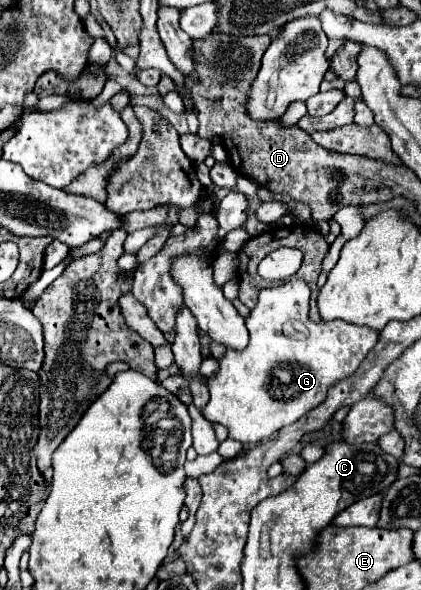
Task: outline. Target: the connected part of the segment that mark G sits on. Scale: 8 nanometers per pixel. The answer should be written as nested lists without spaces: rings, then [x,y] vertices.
[[[291,279],[279,287],[261,289],[259,301],[251,315],[245,319],[249,329],[249,345],[243,351],[227,351],[225,357],[219,361],[219,371],[215,377],[209,377],[209,403],[203,409],[203,417],[211,423],[221,423],[227,427],[229,437],[241,441],[243,445],[259,443],[265,437],[271,437],[285,425],[299,421],[311,409],[319,407],[327,391],[353,375],[357,367],[363,363],[367,353],[379,341],[379,331],[363,325],[353,325],[345,321],[327,321],[327,323],[313,323],[309,318],[309,301],[311,290],[303,279]]]

